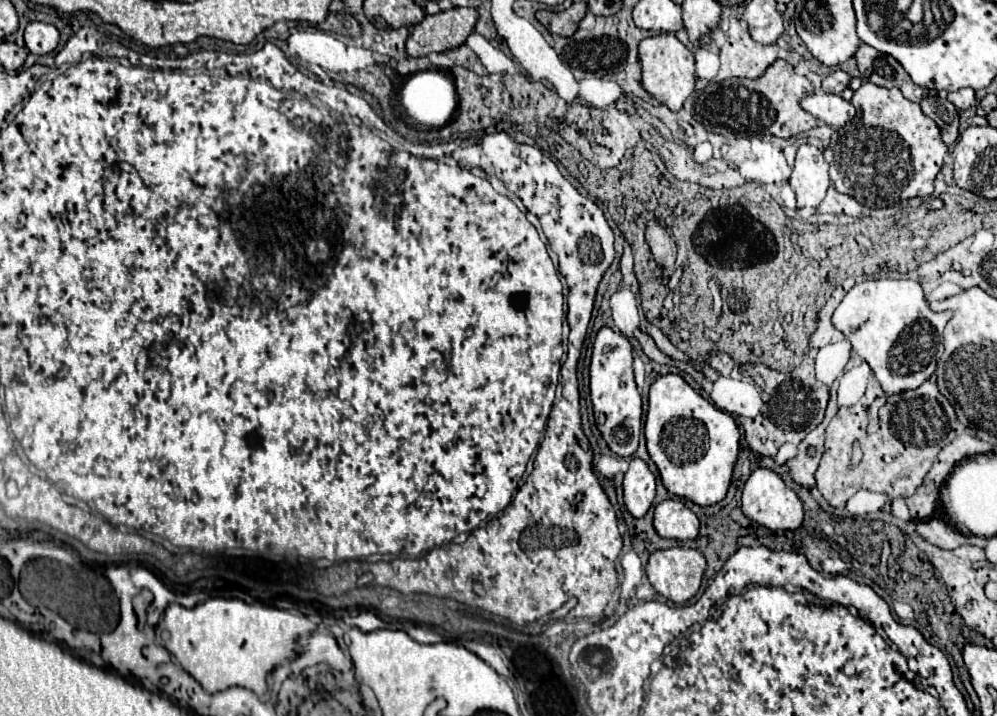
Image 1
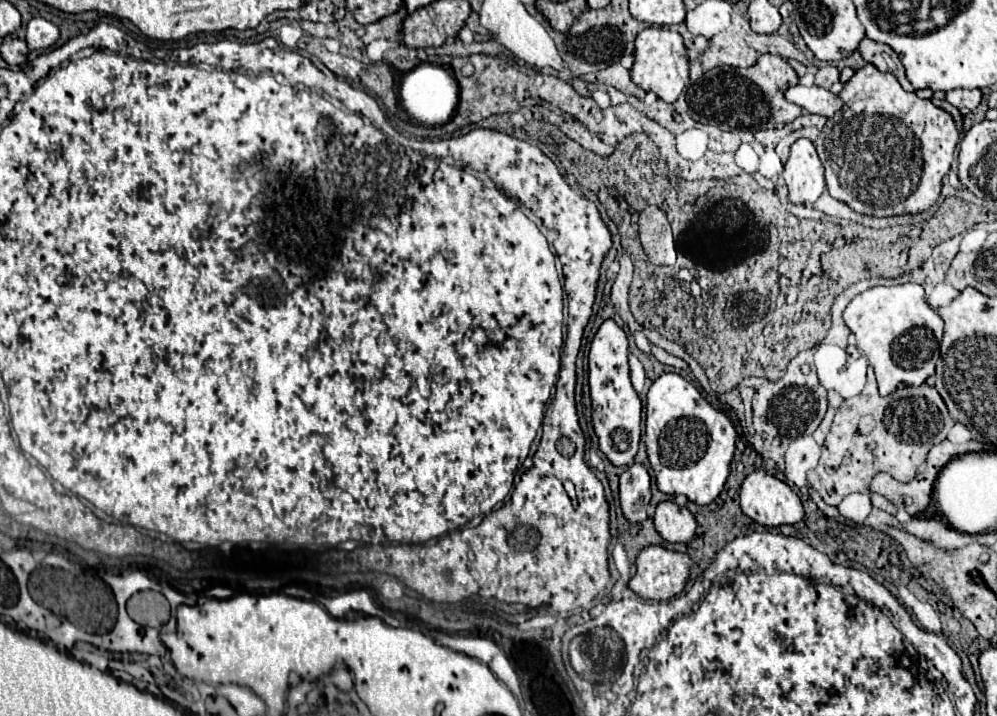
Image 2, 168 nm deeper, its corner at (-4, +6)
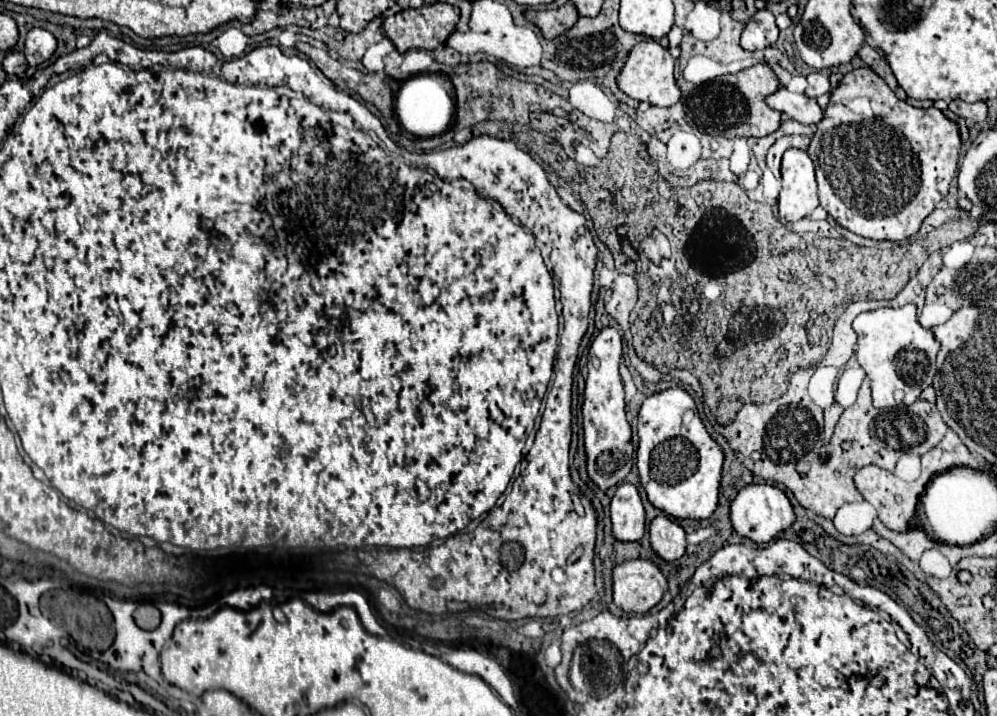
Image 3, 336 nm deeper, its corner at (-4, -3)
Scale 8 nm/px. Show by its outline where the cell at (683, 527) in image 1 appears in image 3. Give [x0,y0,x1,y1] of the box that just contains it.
[649,516,687,562]

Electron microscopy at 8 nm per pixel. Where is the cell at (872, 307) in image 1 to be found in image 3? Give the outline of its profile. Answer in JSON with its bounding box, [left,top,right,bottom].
[853,304,941,408]

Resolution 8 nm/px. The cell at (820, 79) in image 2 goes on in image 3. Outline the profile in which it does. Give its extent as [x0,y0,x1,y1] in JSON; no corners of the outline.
[805,72,831,98]

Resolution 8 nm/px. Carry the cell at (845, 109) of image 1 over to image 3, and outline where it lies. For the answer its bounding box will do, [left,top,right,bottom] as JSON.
[767,86,825,125]

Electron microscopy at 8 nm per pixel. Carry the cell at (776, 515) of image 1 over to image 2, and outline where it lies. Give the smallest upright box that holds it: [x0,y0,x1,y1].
[739,469,803,527]

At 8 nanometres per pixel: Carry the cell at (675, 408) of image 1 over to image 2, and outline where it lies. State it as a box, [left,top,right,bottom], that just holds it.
[645,373,735,505]

